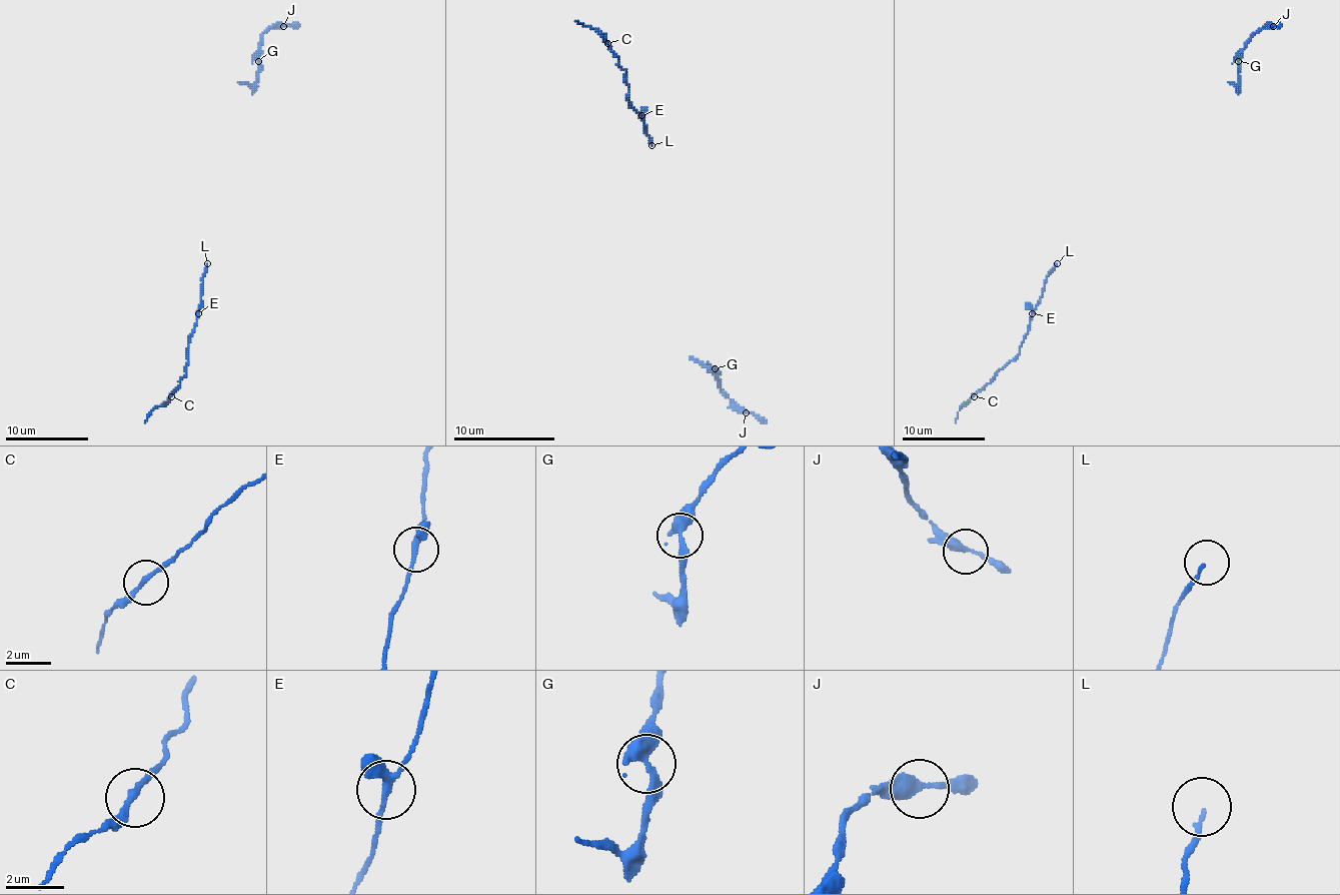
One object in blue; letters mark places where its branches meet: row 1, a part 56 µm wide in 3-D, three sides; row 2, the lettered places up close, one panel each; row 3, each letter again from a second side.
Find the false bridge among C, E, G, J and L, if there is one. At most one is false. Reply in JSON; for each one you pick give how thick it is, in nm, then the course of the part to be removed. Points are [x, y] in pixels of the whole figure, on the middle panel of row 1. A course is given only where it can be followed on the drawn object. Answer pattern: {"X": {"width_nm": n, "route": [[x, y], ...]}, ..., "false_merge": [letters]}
{"G": {"width_nm": 400, "route": [[716, 369], [690, 356]]}, "false_merge": ["G"]}

